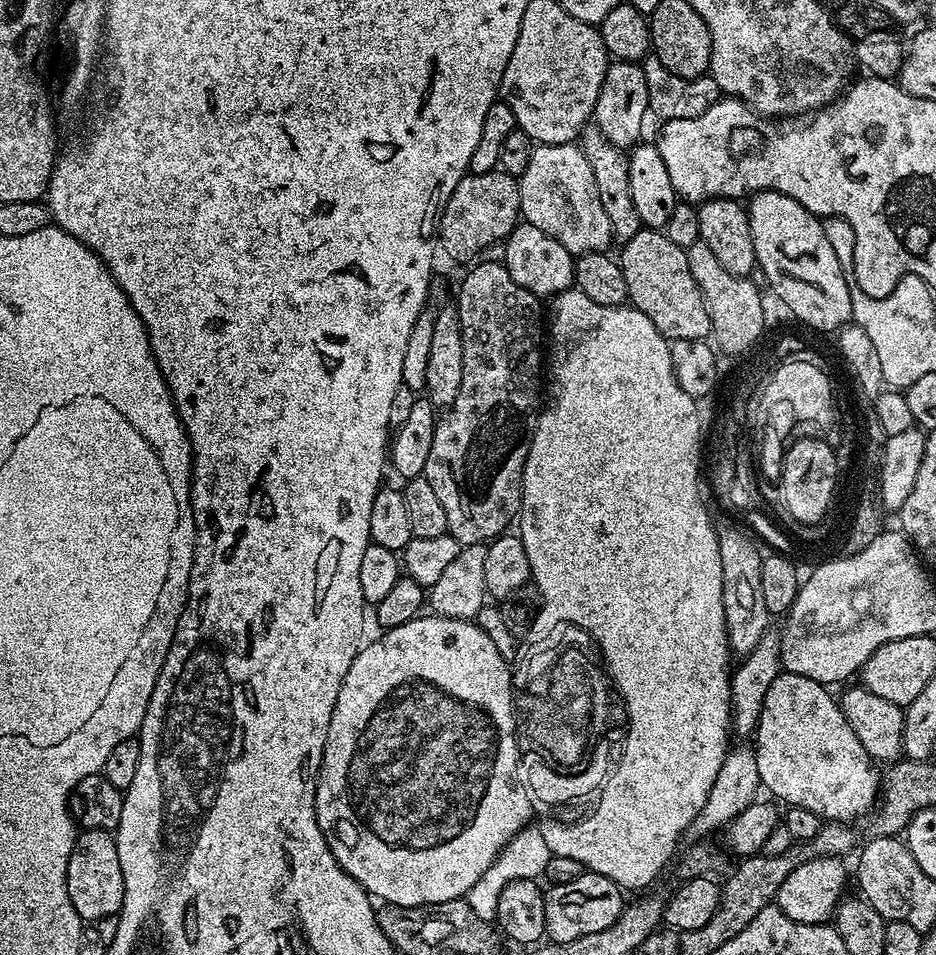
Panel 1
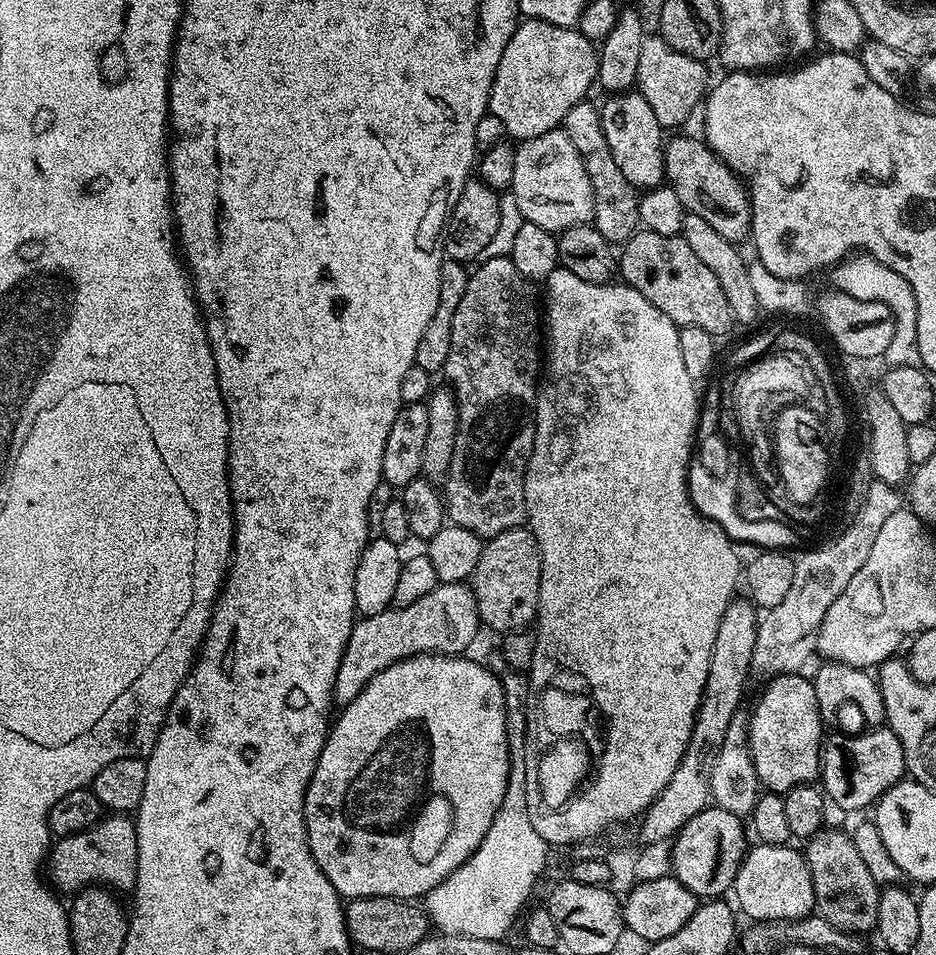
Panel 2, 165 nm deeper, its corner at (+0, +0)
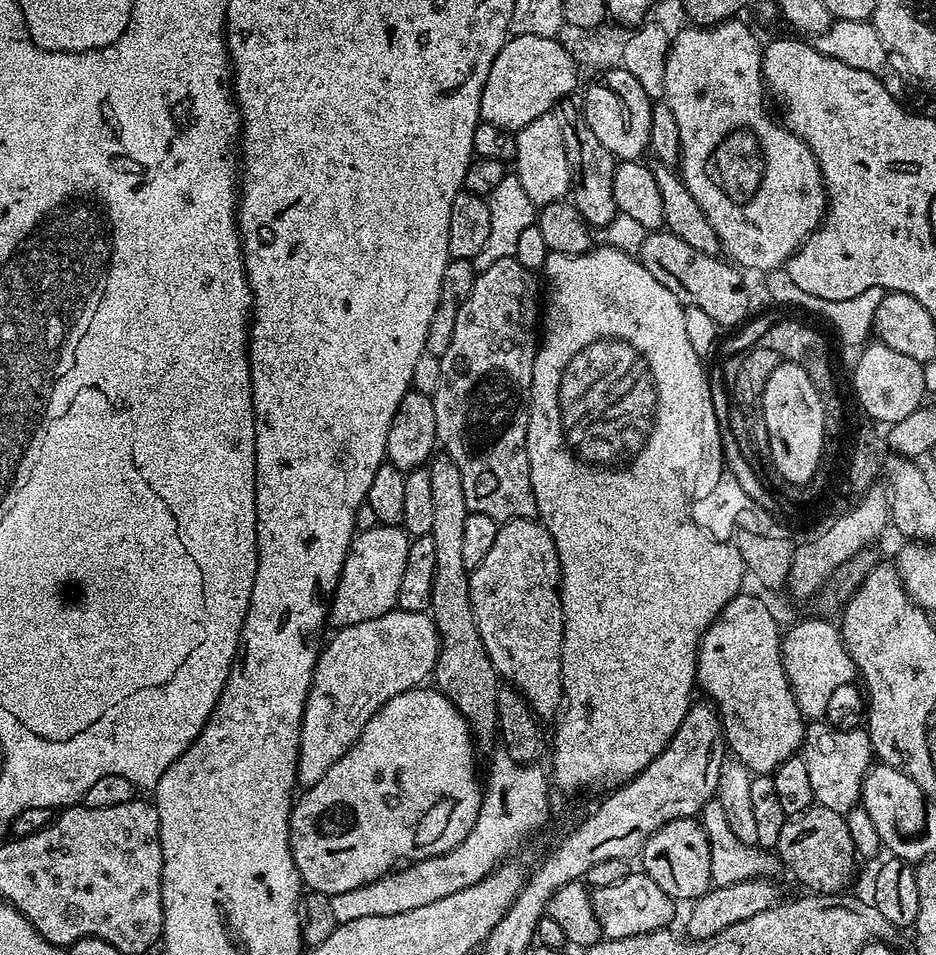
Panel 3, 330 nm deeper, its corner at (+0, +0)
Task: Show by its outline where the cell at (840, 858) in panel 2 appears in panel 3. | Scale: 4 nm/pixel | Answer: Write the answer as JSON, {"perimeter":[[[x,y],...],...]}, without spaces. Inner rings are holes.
{"perimeter":[[[813,806],[794,817],[785,819],[782,834],[778,834],[775,851],[780,863],[789,868],[812,894],[840,894],[856,872],[858,857],[850,838],[850,826],[843,815]]]}

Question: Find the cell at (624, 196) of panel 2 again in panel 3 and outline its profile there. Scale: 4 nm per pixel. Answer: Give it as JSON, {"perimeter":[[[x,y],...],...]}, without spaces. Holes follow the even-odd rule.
{"perimeter":[[[565,98],[554,109],[565,143],[569,170],[572,172],[570,199],[586,223],[592,225],[593,229],[600,230],[618,216],[614,202],[614,170],[618,161],[610,154],[610,150],[606,150],[606,146],[602,146],[602,142],[598,142],[594,130],[590,130],[586,122],[581,105],[574,101],[575,99]]]}

